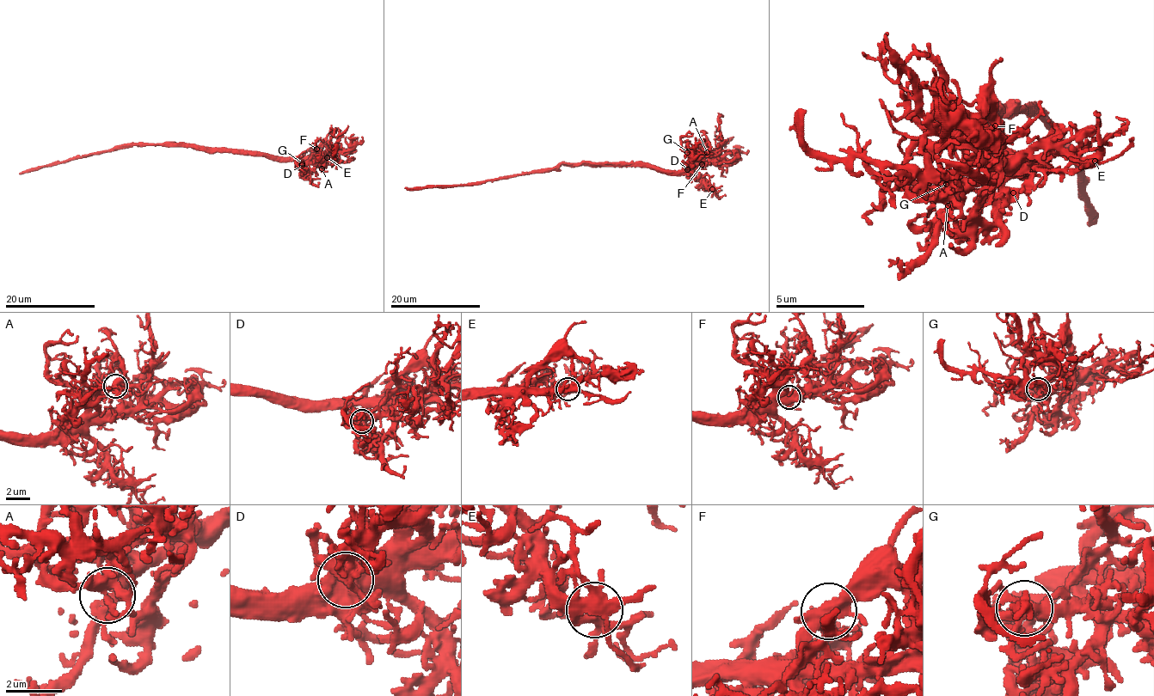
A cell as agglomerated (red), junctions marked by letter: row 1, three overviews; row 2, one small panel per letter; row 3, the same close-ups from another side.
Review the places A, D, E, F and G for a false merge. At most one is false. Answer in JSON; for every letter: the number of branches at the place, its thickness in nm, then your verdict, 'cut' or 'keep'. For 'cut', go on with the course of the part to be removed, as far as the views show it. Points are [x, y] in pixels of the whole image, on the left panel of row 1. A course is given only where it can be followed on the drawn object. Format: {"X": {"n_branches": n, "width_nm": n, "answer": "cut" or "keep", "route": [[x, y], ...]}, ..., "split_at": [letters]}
{"A": {"n_branches": 5, "width_nm": 360, "answer": "keep"}, "D": {"n_branches": 5, "width_nm": 400, "answer": "keep"}, "E": {"n_branches": 5, "width_nm": 400, "answer": "keep"}, "F": {"n_branches": 5, "width_nm": 400, "answer": "cut", "route": [[316, 148], [333, 144], [348, 150], [352, 133]]}, "G": {"n_branches": 6, "width_nm": 400, "answer": "keep"}, "split_at": ["F"]}

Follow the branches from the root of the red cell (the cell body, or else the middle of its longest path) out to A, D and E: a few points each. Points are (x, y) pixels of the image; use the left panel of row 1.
A: (199, 146), (209, 150), (251, 150), (282, 158), (309, 158), (322, 168)
D: (199, 146), (209, 150), (251, 150), (282, 158), (297, 158), (303, 165)
E: (199, 146), (209, 150), (260, 151), (277, 157), (312, 155), (327, 157)

